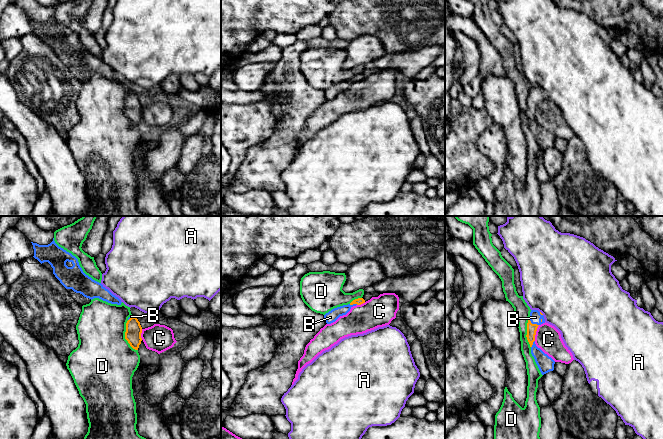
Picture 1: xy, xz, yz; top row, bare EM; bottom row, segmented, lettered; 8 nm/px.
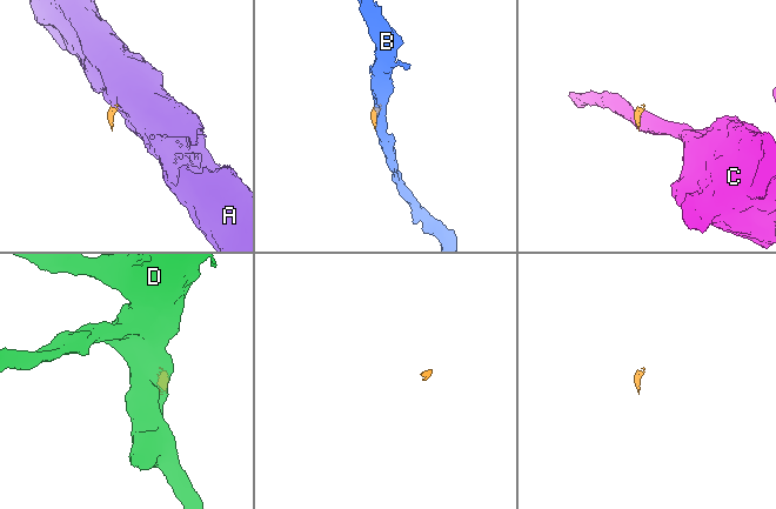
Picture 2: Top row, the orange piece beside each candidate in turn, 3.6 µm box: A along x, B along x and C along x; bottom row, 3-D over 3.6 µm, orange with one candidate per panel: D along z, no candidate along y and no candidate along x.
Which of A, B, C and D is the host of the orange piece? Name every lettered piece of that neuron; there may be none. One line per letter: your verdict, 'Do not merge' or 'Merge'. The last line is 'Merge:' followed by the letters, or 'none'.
A: Do not merge
B: Merge
C: Do not merge
D: Do not merge
Merge: B

